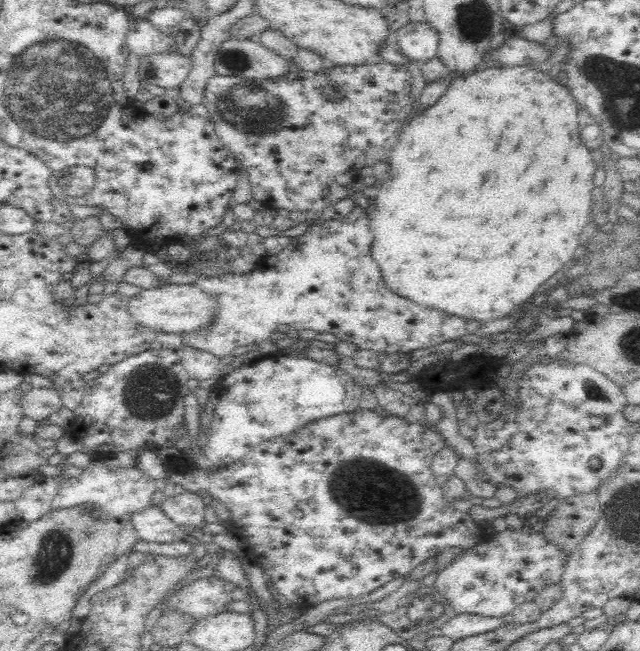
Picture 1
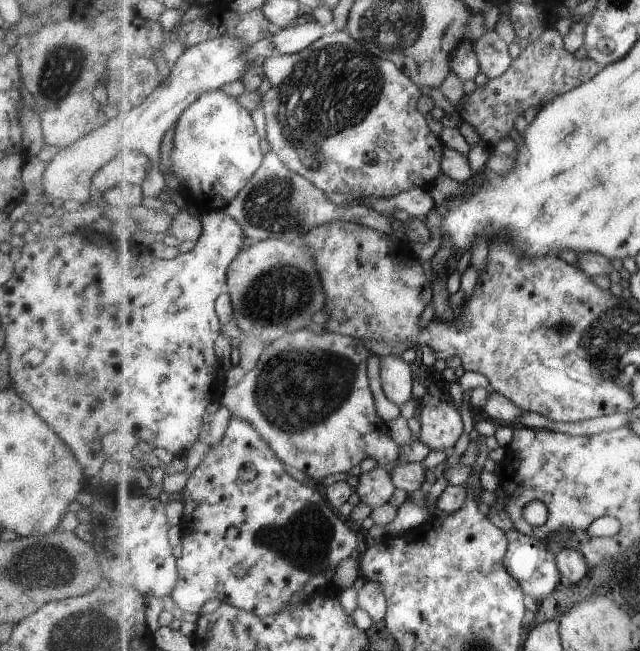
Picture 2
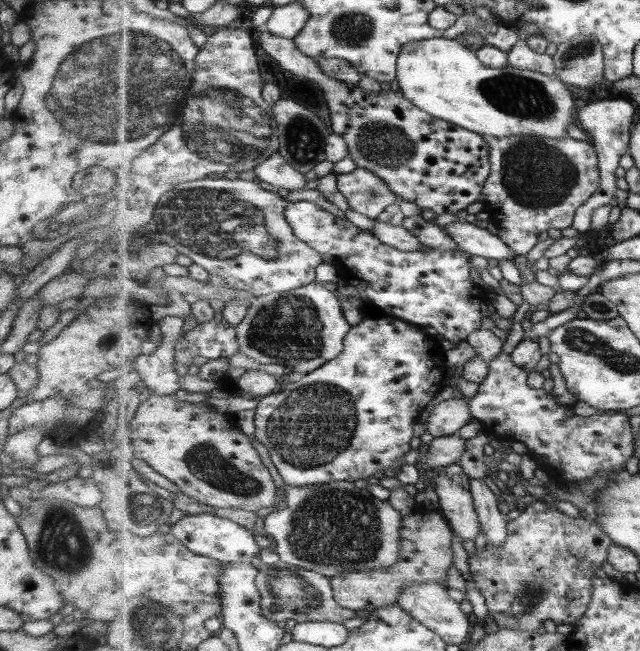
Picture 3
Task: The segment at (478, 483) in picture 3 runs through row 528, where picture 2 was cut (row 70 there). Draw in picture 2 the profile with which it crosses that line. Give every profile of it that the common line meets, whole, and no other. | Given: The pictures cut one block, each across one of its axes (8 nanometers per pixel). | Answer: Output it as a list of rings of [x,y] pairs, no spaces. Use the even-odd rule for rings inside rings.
[[[493,29],[487,31],[475,44],[482,72],[489,78],[494,79],[505,74],[514,59],[509,54],[509,46],[505,40]]]

